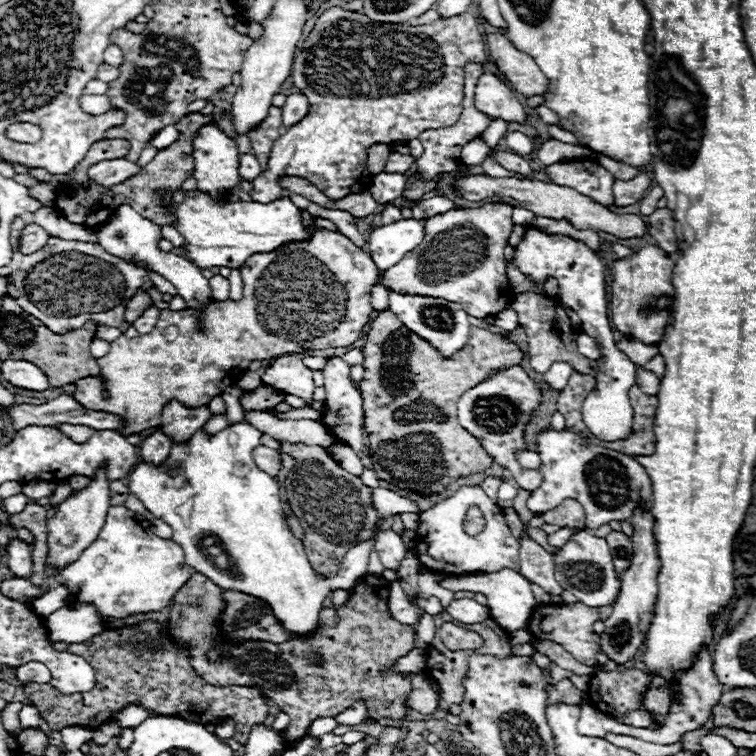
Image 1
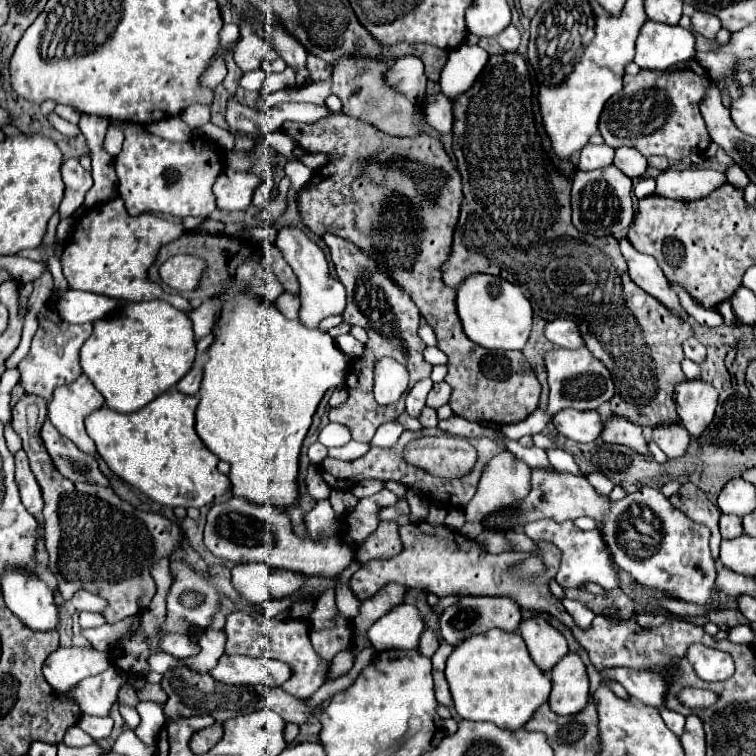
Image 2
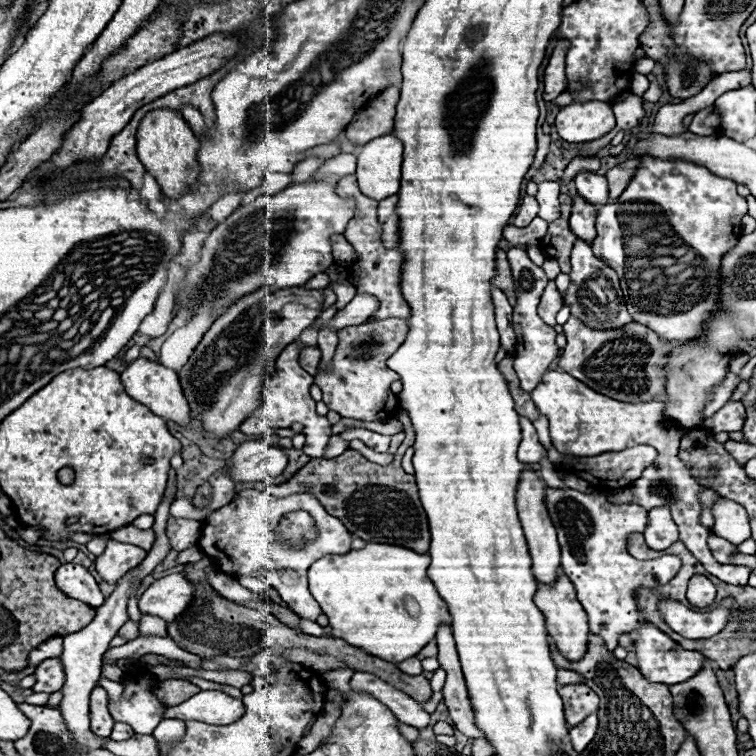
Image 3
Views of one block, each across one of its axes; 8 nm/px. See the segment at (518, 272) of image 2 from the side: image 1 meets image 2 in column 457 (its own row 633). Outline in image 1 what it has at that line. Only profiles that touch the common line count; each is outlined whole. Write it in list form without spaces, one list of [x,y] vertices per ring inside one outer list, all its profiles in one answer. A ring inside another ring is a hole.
[[[236,590],[224,592],[226,612],[222,616],[224,634],[236,642],[240,640],[266,640],[280,644],[286,640],[286,630],[272,614],[270,606],[256,596]],[[150,620],[136,624],[134,628],[120,630],[104,630],[98,636],[90,638],[82,644],[66,644],[54,642],[56,650],[74,652],[84,656],[96,672],[96,684],[90,692],[78,694],[62,694],[50,683],[28,682],[24,684],[26,698],[38,708],[42,718],[52,730],[62,730],[66,726],[84,724],[96,728],[104,724],[112,712],[122,710],[126,704],[140,702],[150,708],[154,714],[180,716],[190,722],[222,722],[226,718],[234,718],[236,732],[234,740],[246,744],[248,734],[254,724],[262,724],[268,716],[266,696],[256,688],[244,686],[212,686],[204,678],[200,678],[188,662],[188,652],[184,646],[174,644],[170,638],[160,638],[160,624]]]

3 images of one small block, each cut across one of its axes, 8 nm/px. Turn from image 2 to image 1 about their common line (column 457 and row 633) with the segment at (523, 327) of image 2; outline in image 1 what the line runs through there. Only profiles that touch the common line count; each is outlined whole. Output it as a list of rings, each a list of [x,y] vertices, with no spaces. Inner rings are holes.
[[[248,422],[232,424],[214,436],[208,436],[200,428],[190,440],[182,444],[174,442],[168,458],[160,466],[140,460],[128,474],[128,490],[142,500],[148,512],[152,512],[156,518],[162,518],[172,528],[172,540],[182,546],[186,564],[190,564],[196,572],[210,576],[210,580],[214,580],[224,590],[240,590],[266,600],[274,616],[282,620],[282,626],[288,634],[308,634],[316,630],[318,612],[330,590],[353,588],[358,579],[365,576],[369,555],[374,549],[374,538],[354,546],[346,554],[344,564],[334,578],[326,578],[314,572],[302,542],[294,538],[286,524],[286,516],[278,498],[278,482],[254,464],[252,450],[260,446],[260,436],[262,434]],[[252,466],[258,472],[252,472]],[[218,558],[224,558],[226,564],[220,566]]]

